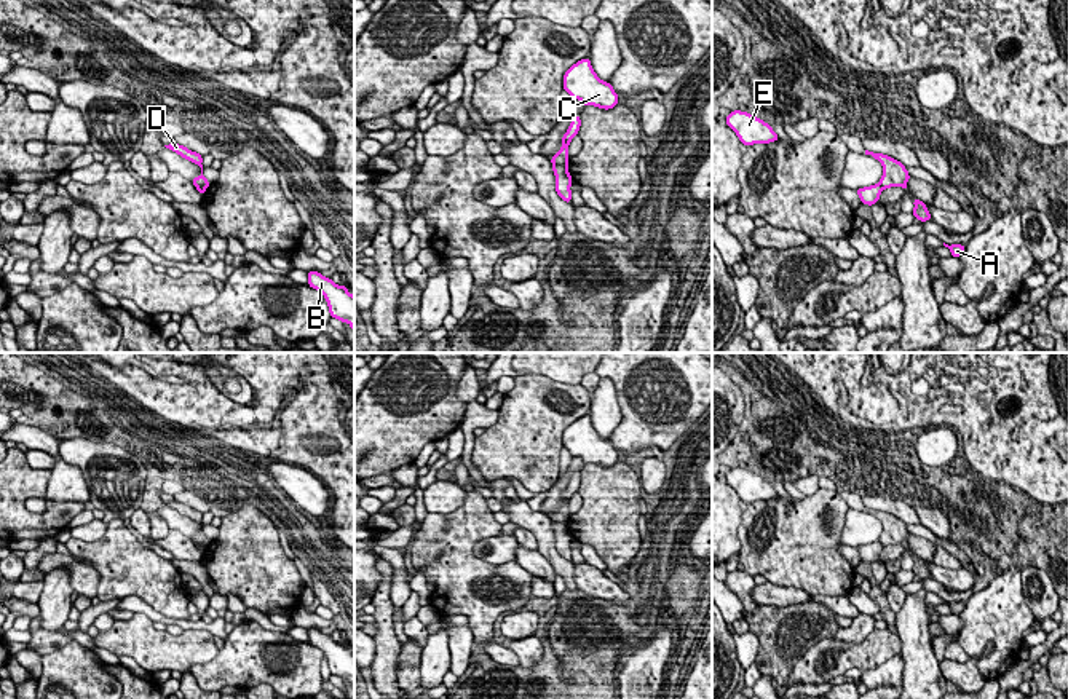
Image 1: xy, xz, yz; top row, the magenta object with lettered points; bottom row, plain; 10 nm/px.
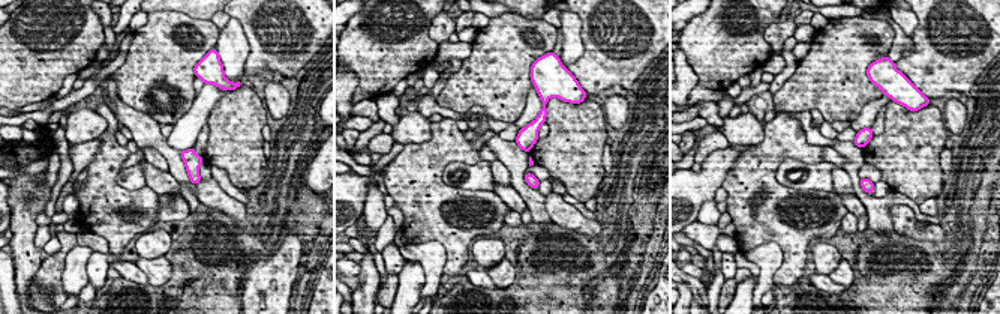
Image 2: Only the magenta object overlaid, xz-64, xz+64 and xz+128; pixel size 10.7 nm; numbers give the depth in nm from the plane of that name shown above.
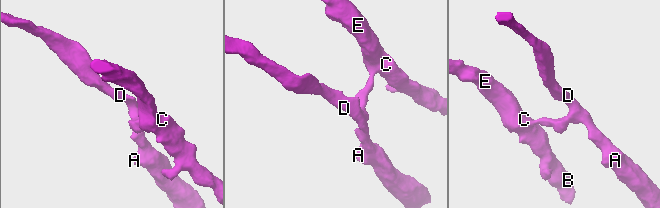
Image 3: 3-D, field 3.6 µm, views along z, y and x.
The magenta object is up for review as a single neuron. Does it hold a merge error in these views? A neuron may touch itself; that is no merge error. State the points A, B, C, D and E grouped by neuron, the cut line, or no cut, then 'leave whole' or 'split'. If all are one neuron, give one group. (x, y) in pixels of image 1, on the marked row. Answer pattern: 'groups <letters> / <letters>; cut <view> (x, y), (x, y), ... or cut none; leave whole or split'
groups A D / B C E; cut xz (553, 163), (565, 165); split

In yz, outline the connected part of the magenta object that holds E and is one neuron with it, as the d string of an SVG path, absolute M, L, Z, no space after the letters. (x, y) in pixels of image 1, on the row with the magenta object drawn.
M734 110L726 115L725 123L747 147L754 144L769 144L779 140L777 134L768 123L747 112Z

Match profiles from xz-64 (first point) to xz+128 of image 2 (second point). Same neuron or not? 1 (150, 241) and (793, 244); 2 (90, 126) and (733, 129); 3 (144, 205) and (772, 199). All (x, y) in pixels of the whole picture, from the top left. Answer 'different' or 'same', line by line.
1: different
2: same
3: same

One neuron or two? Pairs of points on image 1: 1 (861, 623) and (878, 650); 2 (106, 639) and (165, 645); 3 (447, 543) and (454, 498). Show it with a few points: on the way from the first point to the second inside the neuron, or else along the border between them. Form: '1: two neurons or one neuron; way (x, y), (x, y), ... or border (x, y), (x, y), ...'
1: two neurons; border (875, 629), (856, 645), (843, 643), (834, 637)
2: one neuron; way (120, 639), (138, 639), (150, 645)
3: two neurons; border (468, 492), (454, 511), (428, 513)

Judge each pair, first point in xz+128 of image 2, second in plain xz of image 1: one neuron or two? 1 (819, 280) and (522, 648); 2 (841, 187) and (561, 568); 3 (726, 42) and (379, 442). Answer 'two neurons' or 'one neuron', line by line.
1: two neurons
2: two neurons
3: one neuron

